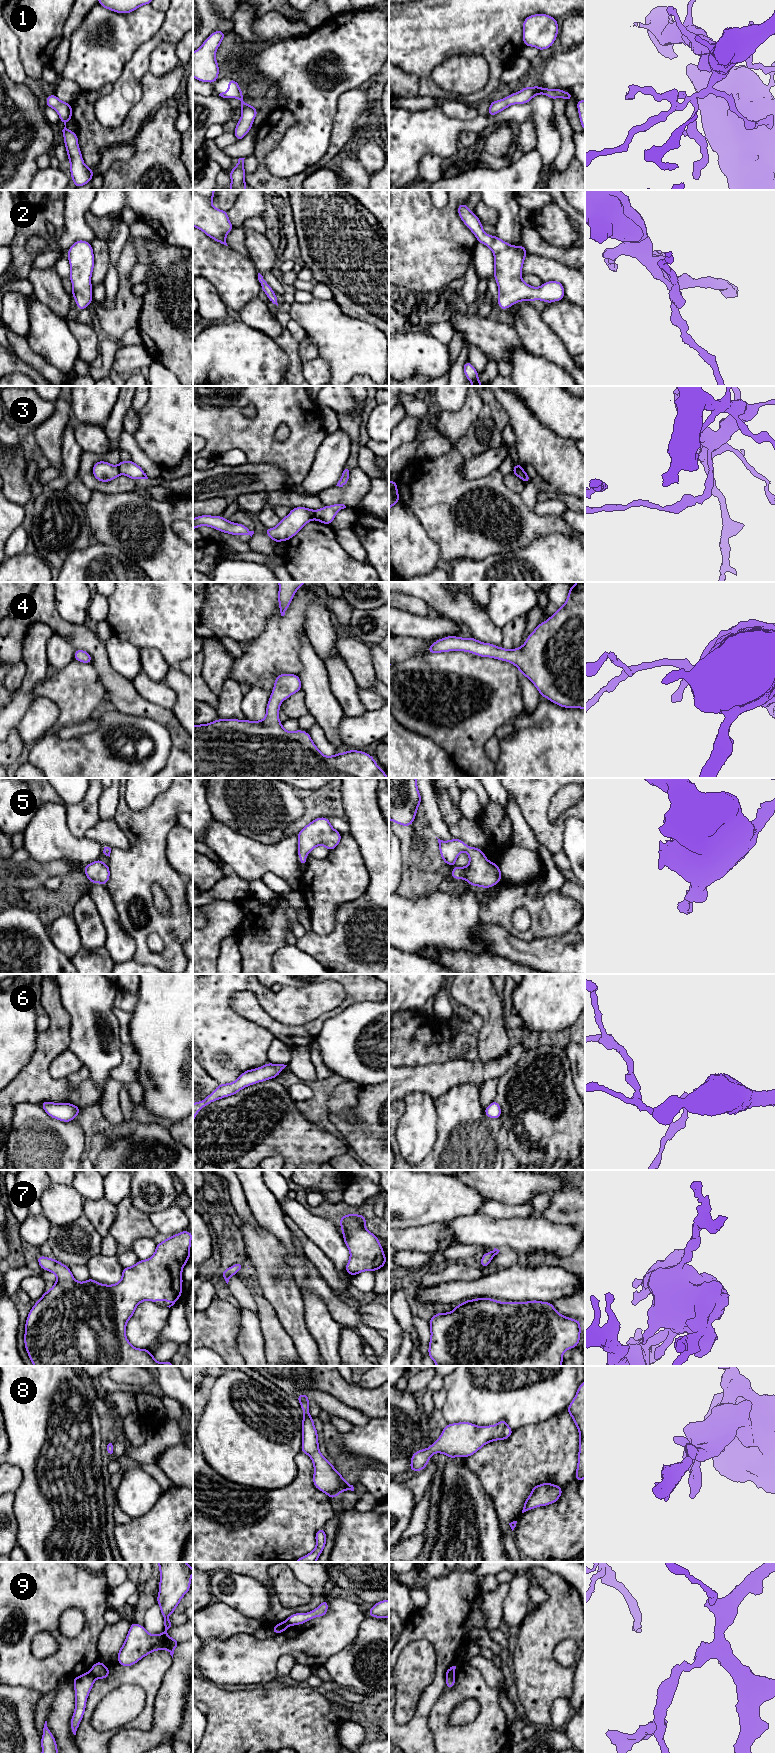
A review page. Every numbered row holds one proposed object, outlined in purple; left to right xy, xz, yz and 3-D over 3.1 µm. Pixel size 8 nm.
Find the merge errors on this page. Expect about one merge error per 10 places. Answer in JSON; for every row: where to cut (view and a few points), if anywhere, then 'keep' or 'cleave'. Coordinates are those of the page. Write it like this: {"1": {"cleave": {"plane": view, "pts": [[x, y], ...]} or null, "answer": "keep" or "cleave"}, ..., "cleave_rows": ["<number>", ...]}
{"1": {"cleave": null, "answer": "keep"}, "2": {"cleave": null, "answer": "keep"}, "3": {"cleave": {"plane": "xy", "pts": [[117, 466], [120, 473]]}, "answer": "cleave"}, "4": {"cleave": null, "answer": "keep"}, "5": {"cleave": null, "answer": "keep"}, "6": {"cleave": null, "answer": "keep"}, "7": {"cleave": null, "answer": "keep"}, "8": {"cleave": null, "answer": "keep"}, "9": {"cleave": {"plane": "yz", "pts": [[453, 1672], [446, 1676]]}, "answer": "cleave"}, "cleave_rows": ["3", "9"]}

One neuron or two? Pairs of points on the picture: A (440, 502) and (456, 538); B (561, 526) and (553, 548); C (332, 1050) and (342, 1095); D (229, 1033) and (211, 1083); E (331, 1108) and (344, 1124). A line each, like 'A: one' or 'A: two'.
A: one
B: two
C: two
D: two
E: two

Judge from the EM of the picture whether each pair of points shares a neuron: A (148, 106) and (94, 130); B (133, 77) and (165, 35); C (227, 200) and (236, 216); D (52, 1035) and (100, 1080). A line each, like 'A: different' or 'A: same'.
A: same
B: same
C: different
D: different

